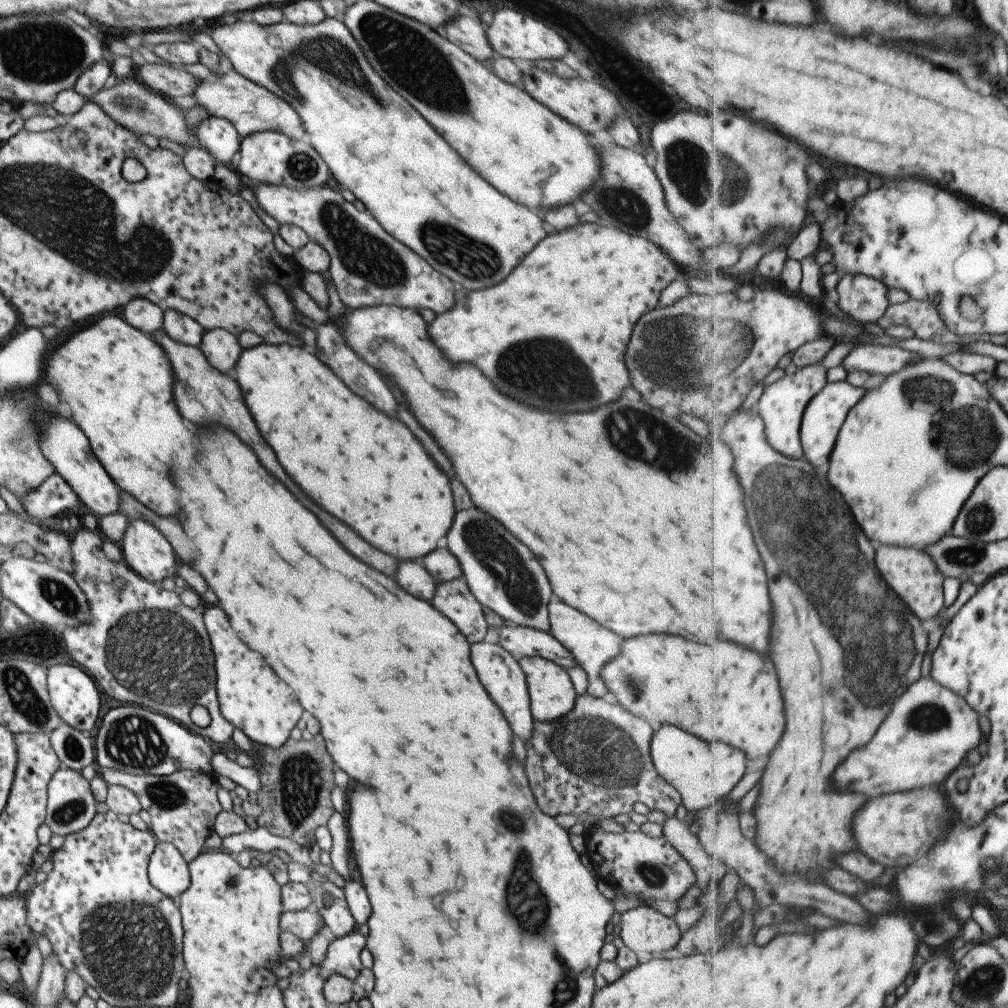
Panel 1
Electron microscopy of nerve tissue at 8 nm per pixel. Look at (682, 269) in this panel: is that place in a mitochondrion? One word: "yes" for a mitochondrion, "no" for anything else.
no

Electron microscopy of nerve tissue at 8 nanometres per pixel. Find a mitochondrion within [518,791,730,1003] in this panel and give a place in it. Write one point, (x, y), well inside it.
(650, 874)

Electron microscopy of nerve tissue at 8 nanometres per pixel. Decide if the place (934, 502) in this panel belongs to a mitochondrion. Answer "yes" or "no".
no

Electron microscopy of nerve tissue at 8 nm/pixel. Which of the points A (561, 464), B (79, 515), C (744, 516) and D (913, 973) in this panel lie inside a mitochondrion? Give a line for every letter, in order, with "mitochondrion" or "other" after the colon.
A: other
B: other
C: mitochondrion
D: other

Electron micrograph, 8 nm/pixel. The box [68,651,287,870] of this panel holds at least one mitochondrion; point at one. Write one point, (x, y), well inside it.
(130, 741)

